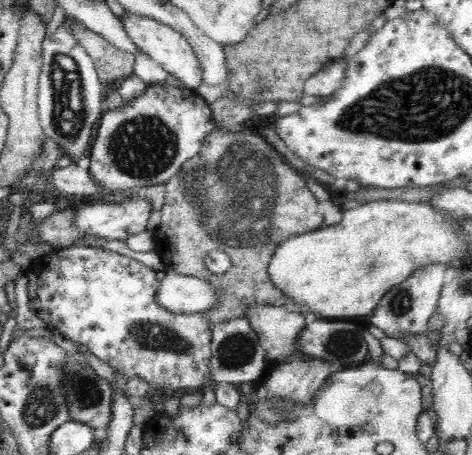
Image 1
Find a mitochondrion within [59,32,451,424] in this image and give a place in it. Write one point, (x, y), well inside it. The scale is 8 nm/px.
(255, 180)

